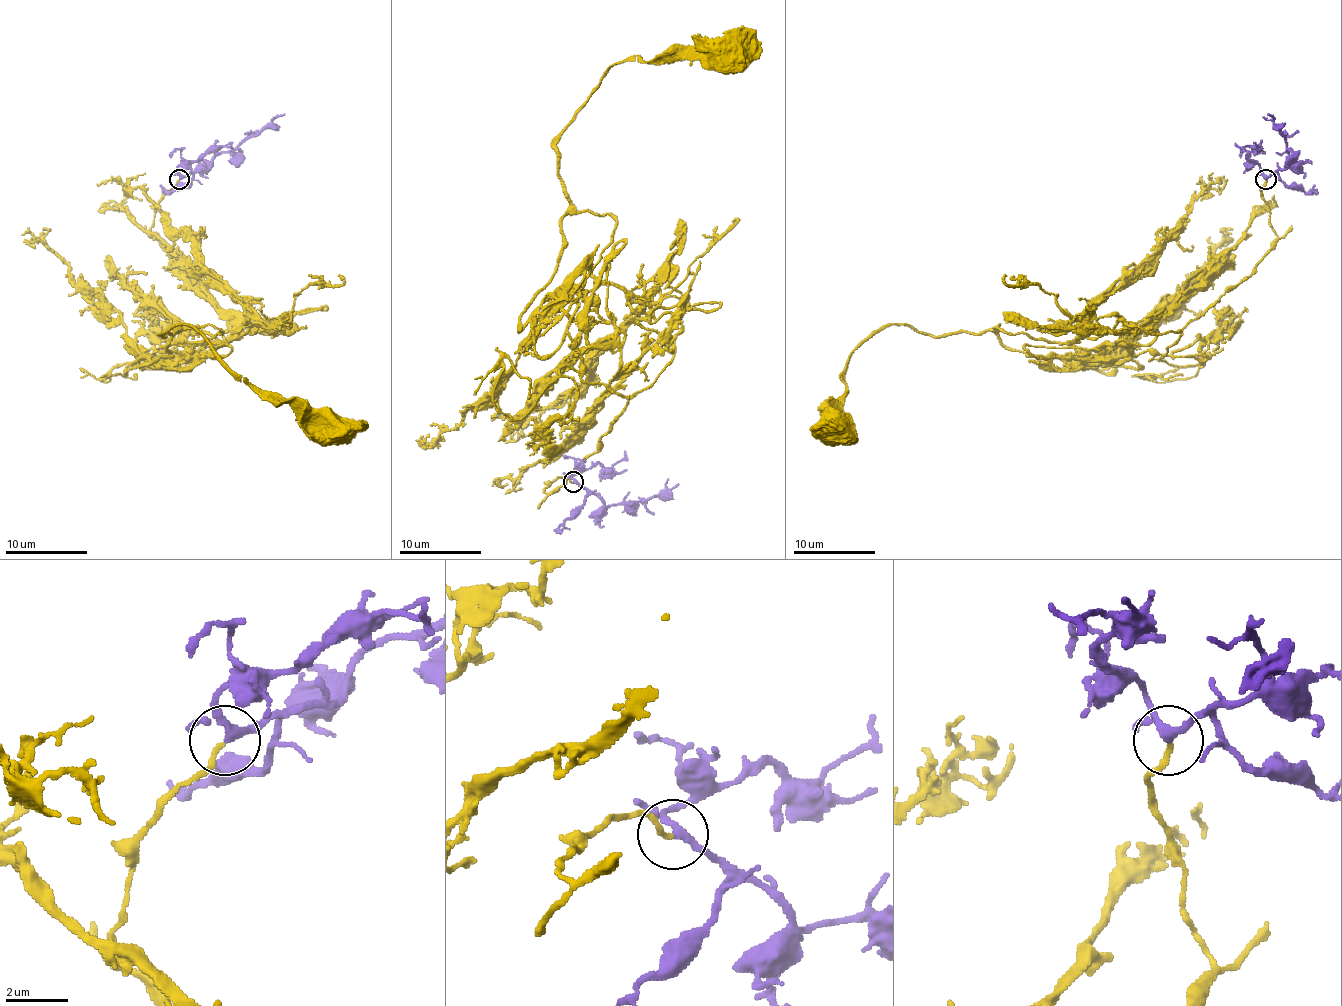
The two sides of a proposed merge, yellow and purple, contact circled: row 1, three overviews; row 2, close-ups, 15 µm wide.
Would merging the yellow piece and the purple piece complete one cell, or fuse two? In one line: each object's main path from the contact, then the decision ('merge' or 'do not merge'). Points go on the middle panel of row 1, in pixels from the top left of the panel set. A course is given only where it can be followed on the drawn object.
course yellow (573, 481), (544, 489), (628, 398), (581, 379), (615, 220), (571, 202), (561, 131), (632, 56), (723, 56); course purple (573, 481), (587, 487), (605, 505), (644, 501), (679, 483); merge

